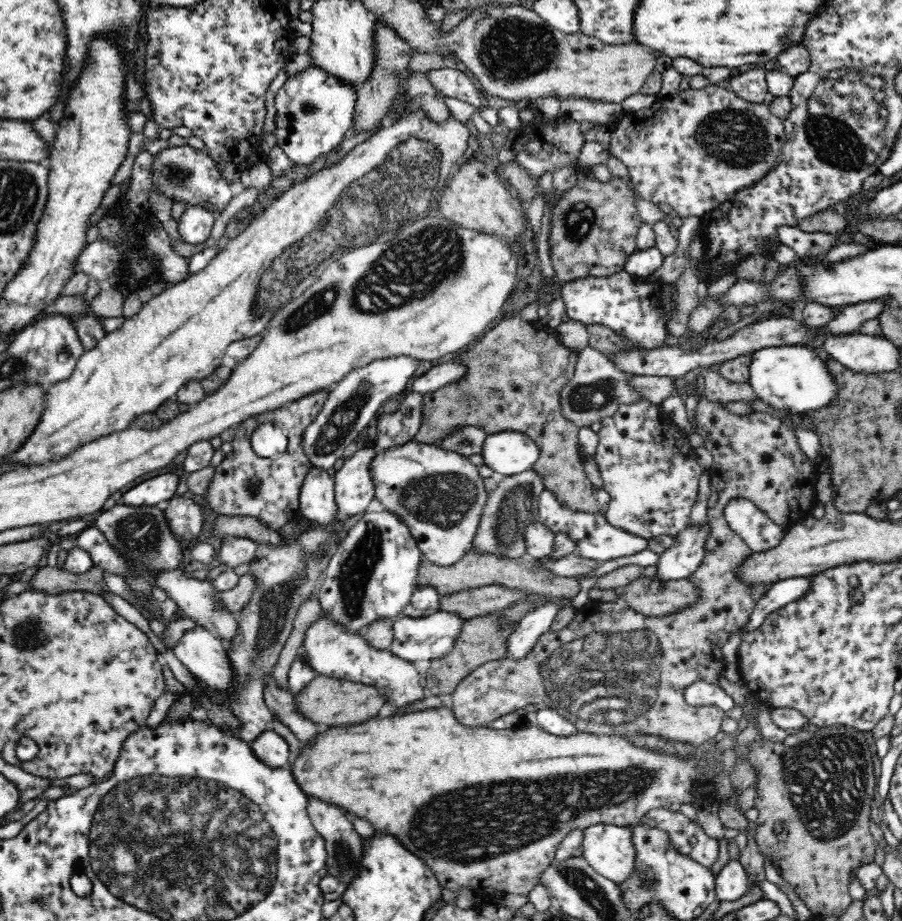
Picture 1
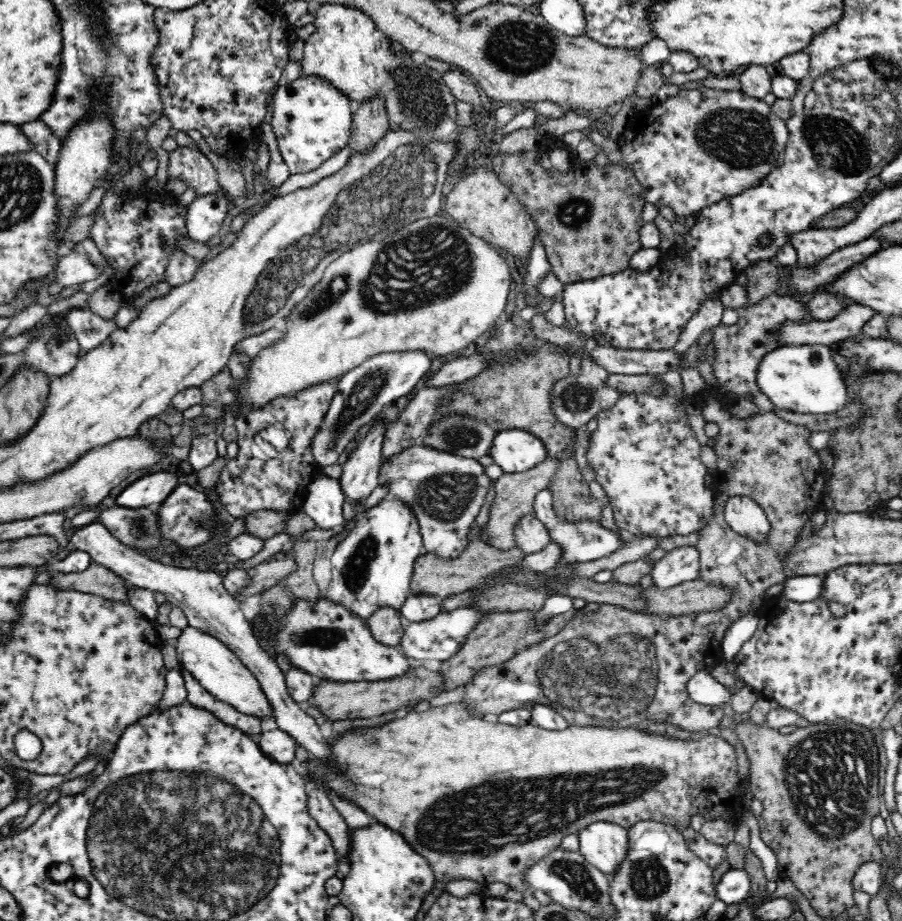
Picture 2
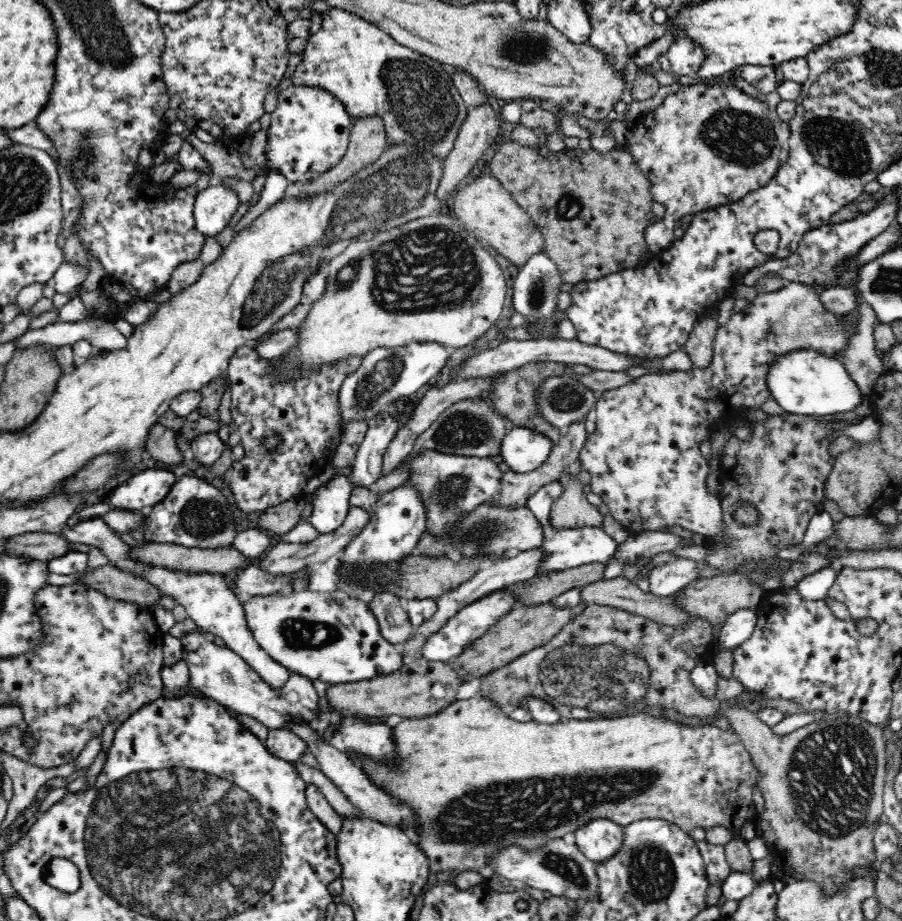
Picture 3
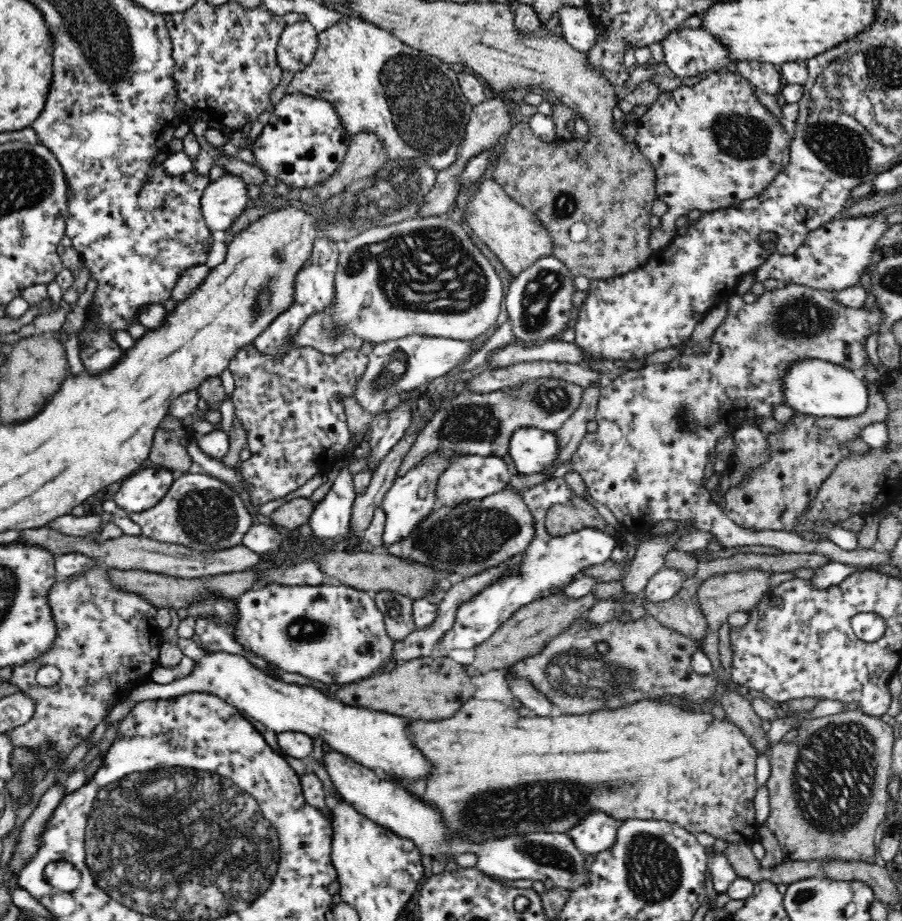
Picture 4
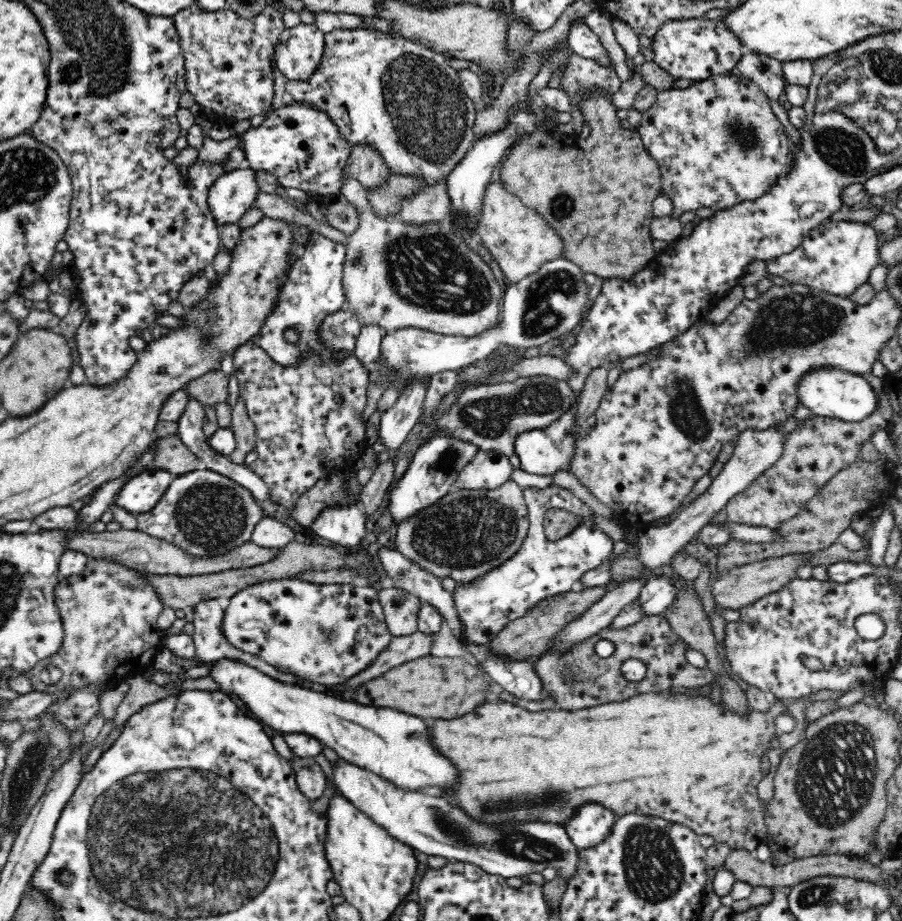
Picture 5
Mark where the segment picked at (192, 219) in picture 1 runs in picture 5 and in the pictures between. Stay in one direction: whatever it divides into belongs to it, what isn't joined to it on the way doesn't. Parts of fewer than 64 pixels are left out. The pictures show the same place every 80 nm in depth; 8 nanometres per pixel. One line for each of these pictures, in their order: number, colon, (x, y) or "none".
2: (204, 216)
3: (214, 207)
4: (223, 201)
5: (231, 195)

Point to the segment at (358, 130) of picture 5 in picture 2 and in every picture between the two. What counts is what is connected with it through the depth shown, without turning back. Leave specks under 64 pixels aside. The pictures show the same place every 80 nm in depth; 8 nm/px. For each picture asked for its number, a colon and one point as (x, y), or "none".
2: (347, 48)
3: (364, 67)
4: (412, 100)

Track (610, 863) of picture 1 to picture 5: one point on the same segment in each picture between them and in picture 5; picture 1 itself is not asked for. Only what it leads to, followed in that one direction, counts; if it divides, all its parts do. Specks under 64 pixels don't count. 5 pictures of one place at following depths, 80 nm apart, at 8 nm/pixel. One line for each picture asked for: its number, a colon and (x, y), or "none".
2: (605, 845)
3: (599, 840)
4: (597, 832)
5: (591, 825)

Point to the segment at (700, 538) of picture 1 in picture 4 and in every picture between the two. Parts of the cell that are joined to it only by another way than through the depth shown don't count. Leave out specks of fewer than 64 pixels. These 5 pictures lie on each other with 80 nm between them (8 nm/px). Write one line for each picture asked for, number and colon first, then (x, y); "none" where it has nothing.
2: (681, 564)
3: (666, 579)
4: (667, 581)

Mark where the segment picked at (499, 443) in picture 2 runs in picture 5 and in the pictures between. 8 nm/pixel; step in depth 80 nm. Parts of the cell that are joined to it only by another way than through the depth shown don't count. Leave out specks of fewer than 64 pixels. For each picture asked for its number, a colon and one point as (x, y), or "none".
3: (523, 450)
4: (531, 450)
5: (541, 451)

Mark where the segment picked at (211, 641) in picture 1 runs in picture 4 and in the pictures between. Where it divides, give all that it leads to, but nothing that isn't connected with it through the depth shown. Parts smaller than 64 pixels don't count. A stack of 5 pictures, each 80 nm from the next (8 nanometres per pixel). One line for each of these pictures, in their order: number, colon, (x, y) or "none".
2: (218, 669)
3: (215, 670)
4: (379, 741)

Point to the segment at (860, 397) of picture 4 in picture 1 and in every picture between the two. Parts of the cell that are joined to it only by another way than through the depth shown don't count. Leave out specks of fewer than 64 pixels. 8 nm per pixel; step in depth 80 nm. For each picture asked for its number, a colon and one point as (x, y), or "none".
1: (792, 379)
2: (801, 378)
3: (803, 381)

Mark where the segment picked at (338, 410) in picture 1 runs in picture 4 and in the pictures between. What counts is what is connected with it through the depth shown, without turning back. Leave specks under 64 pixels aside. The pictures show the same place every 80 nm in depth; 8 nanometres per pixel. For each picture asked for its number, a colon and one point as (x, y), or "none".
2: (361, 394)
3: (385, 374)
4: (405, 364)

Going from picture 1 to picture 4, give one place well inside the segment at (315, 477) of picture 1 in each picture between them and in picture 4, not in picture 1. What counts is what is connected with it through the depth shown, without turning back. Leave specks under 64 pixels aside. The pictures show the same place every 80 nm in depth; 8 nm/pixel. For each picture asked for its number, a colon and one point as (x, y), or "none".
2: (322, 501)
3: (329, 501)
4: (330, 518)

